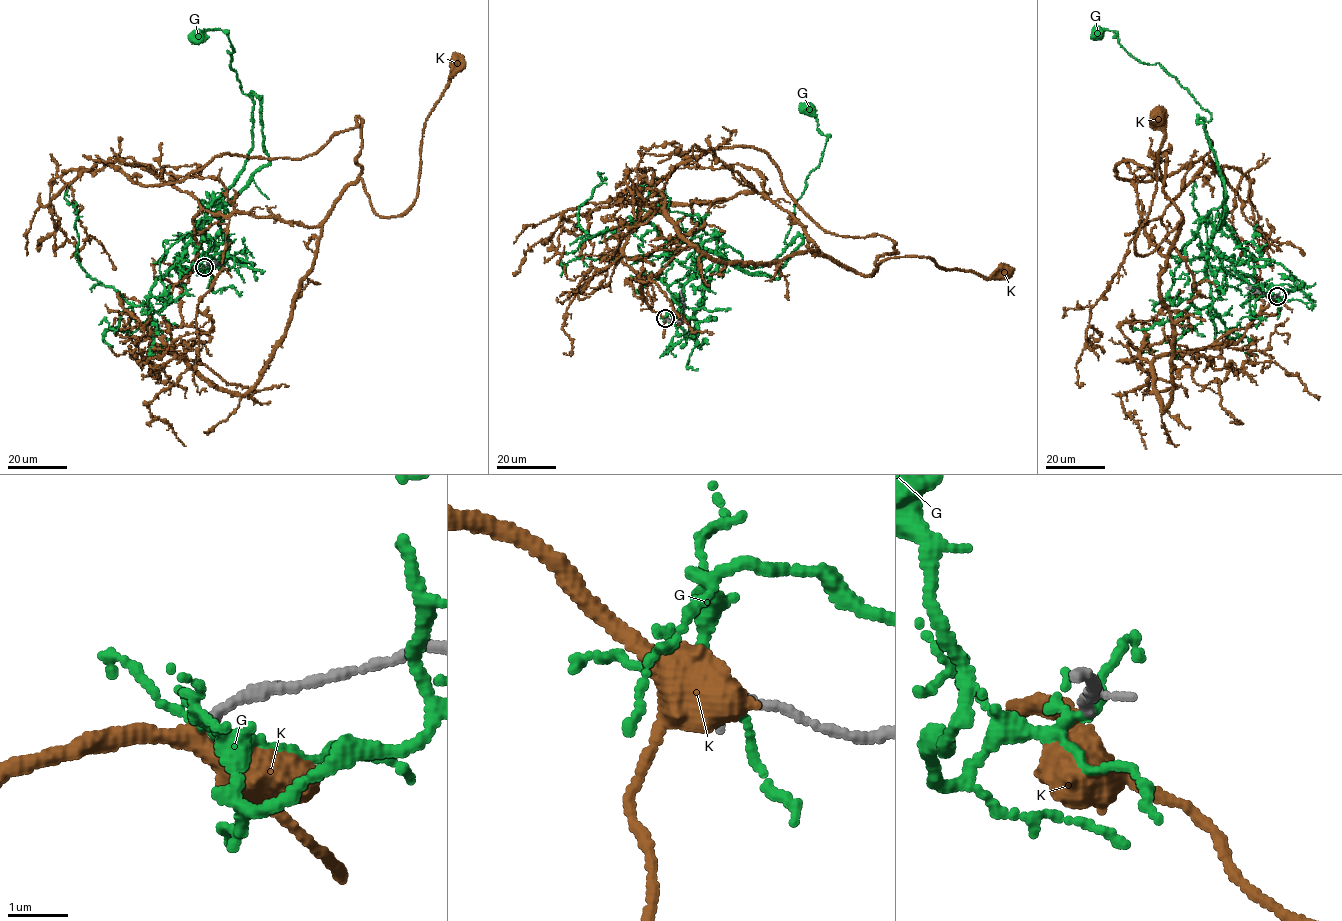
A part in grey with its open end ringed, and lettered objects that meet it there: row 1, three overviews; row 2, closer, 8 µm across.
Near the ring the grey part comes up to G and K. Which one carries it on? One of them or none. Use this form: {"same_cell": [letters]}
{"same_cell": ["K"]}

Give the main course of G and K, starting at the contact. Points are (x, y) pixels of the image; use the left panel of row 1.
G: (204, 267), (215, 267), (215, 260), (201, 232), (252, 146), (253, 100), (232, 69), (226, 31), (193, 36)
K: (204, 267), (150, 342), (241, 395), (343, 190), (359, 178), (379, 216), (413, 201), (456, 62)

